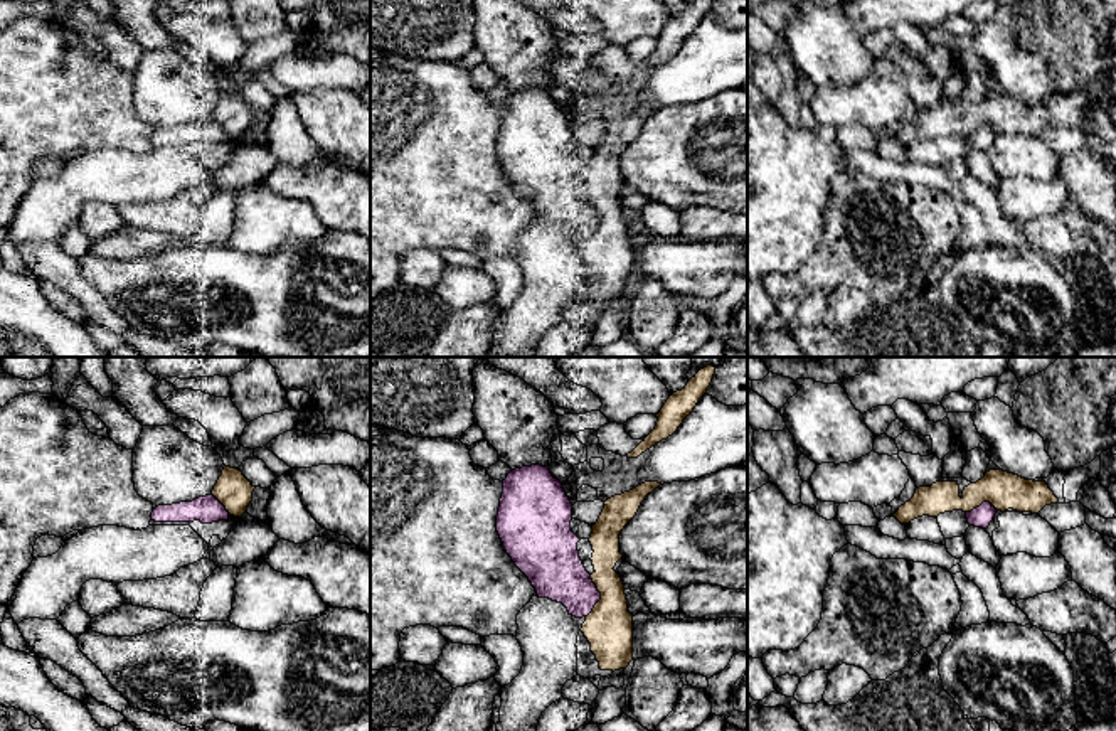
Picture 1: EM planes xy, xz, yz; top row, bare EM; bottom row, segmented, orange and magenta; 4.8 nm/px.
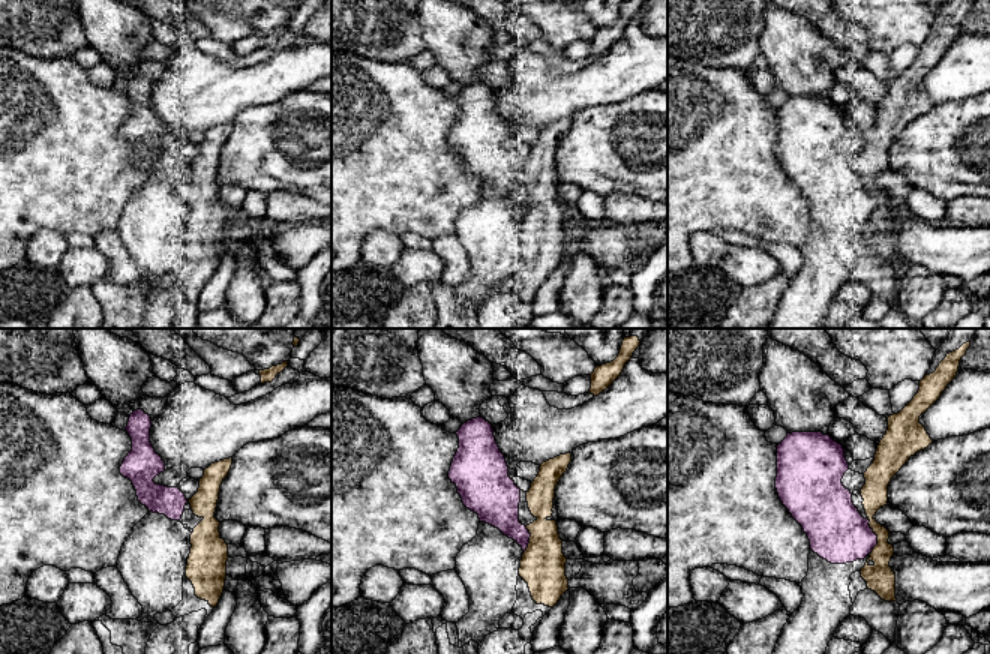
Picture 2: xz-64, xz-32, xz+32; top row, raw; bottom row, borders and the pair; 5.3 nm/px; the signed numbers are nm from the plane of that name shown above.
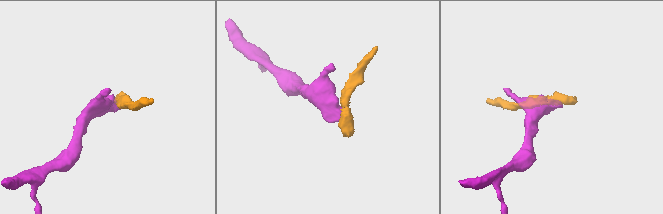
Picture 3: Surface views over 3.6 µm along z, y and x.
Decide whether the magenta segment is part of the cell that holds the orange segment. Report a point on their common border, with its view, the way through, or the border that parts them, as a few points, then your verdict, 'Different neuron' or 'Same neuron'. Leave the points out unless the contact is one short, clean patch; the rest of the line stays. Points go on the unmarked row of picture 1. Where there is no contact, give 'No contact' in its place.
Touches orange at xz (601, 219). Different neuron

